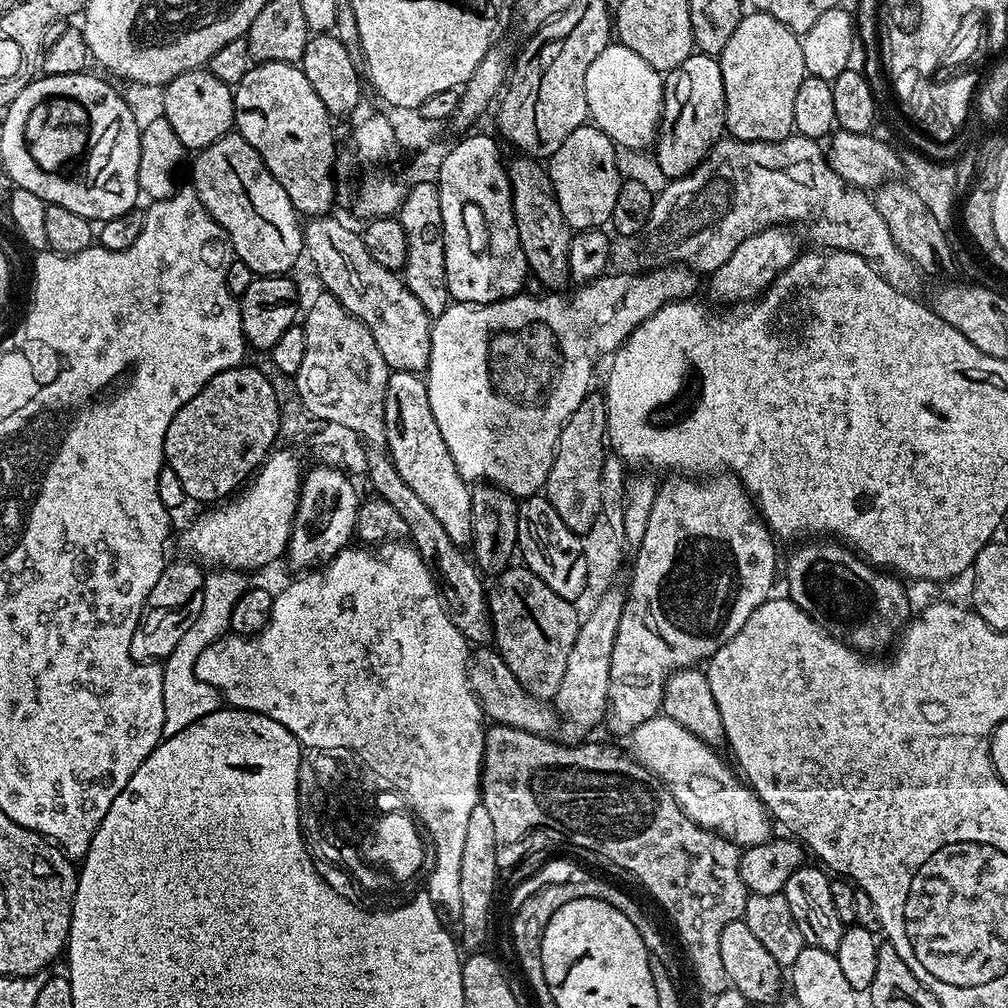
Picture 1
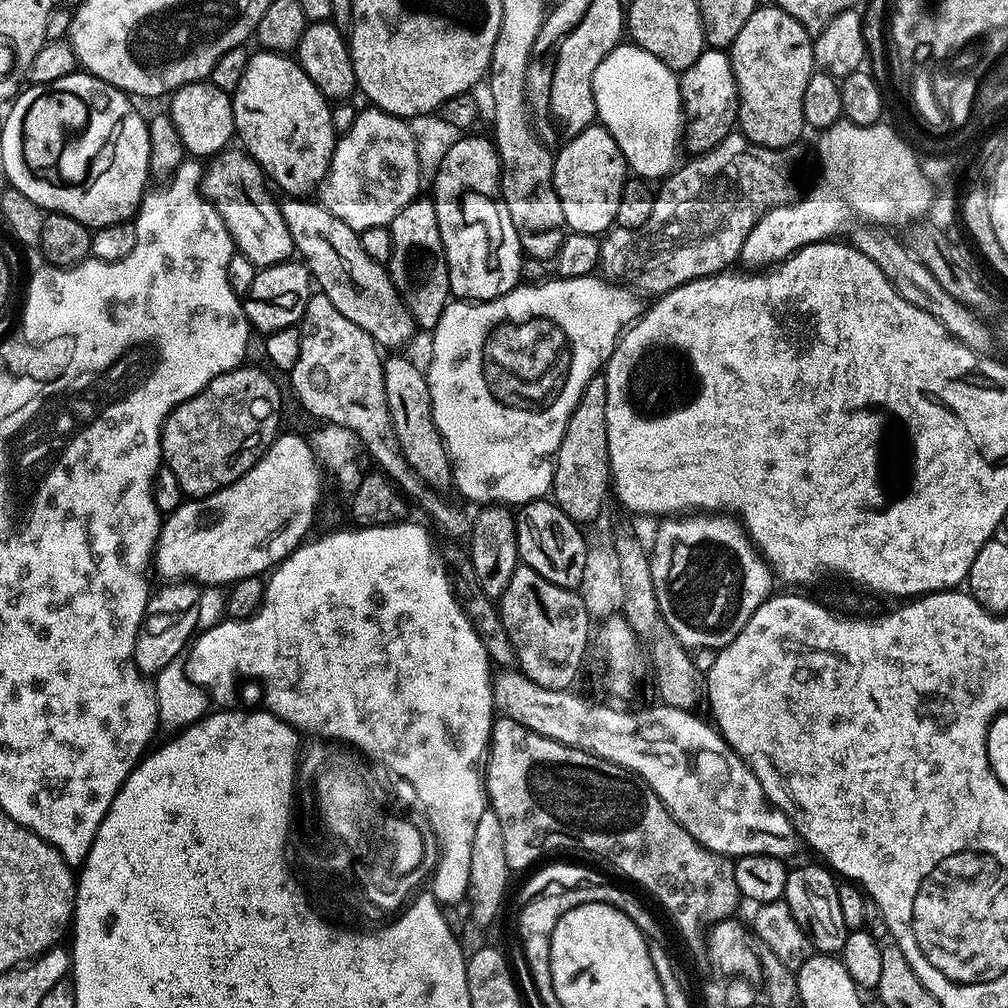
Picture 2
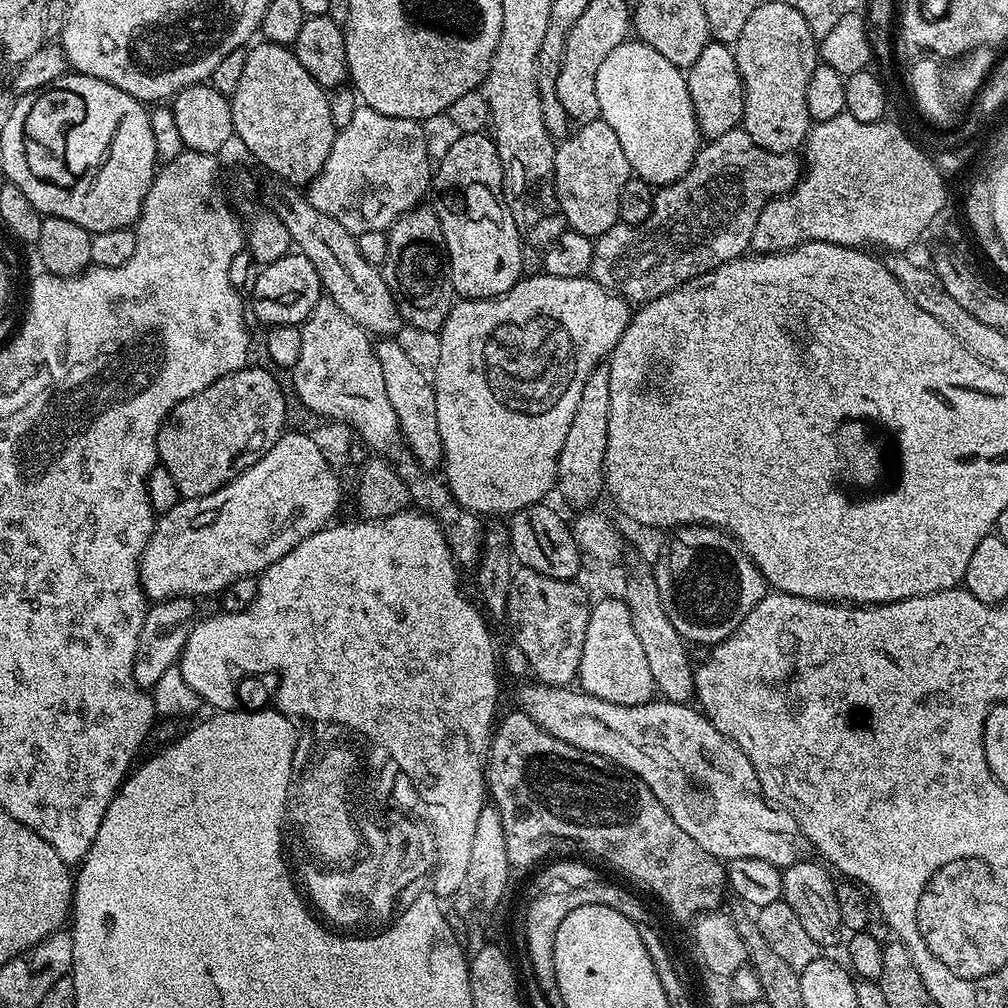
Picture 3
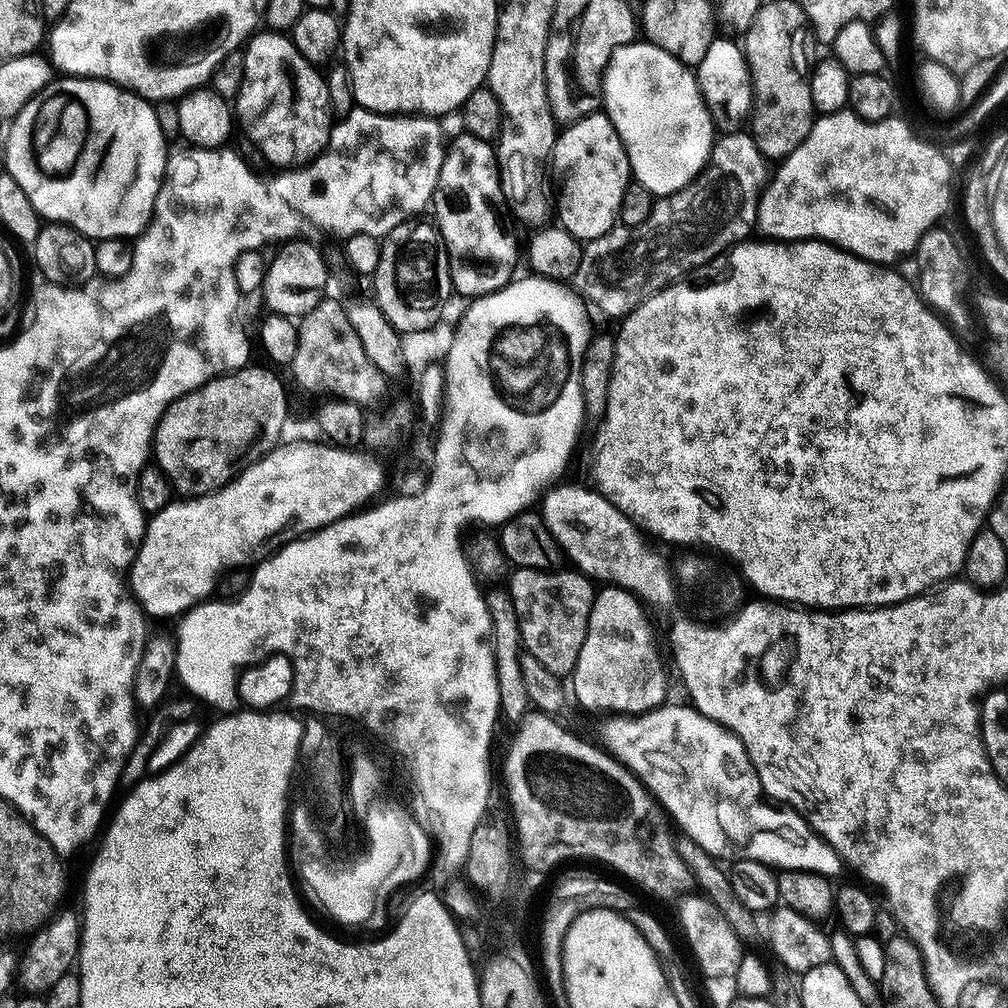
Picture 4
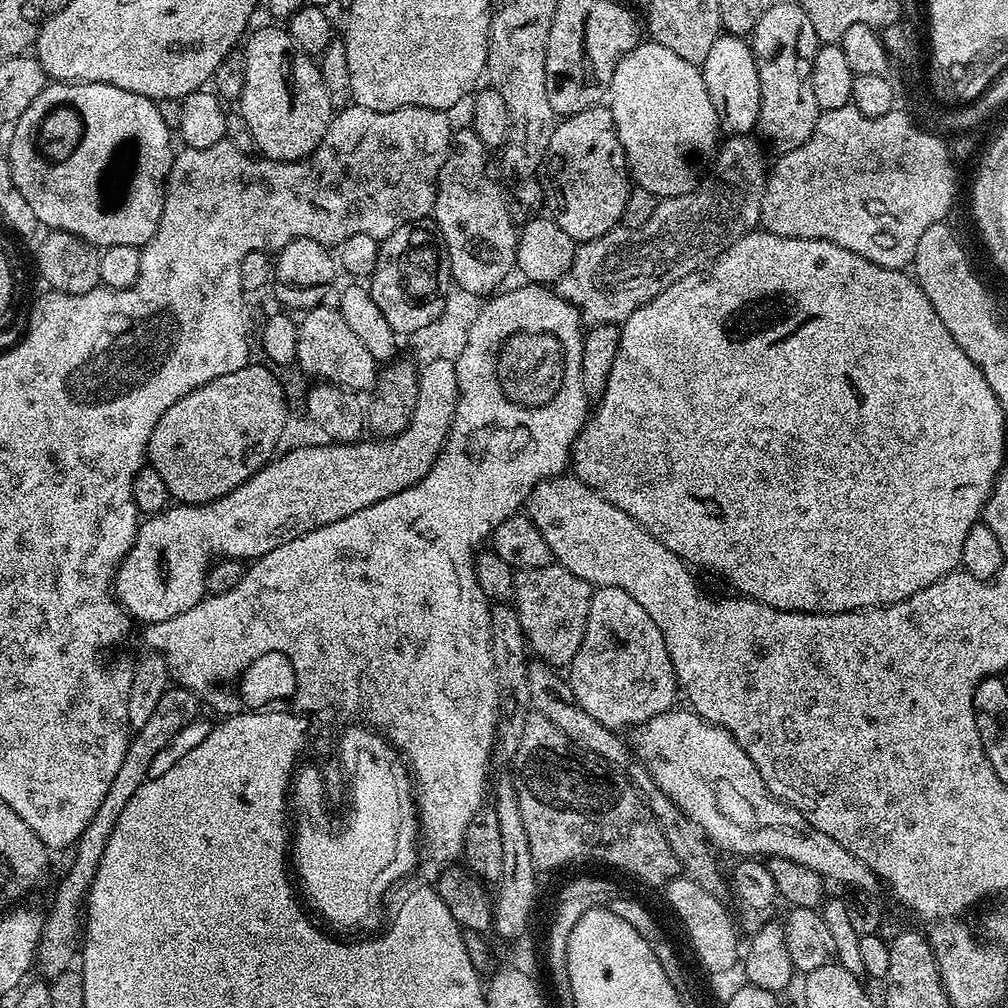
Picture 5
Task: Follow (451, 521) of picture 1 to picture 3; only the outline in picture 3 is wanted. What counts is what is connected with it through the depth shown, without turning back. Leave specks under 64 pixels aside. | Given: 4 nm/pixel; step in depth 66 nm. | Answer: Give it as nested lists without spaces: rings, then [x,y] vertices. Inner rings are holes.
[[[380,338],[375,341],[374,347],[378,362],[382,366],[382,379],[386,382],[386,395],[390,398],[390,406],[394,406],[394,414],[398,414],[400,433],[404,435],[404,442],[408,446],[410,455],[426,470],[439,469],[444,462],[444,443],[442,434],[438,430],[436,390],[429,373],[418,370],[418,366],[414,366],[414,362],[410,362],[406,350],[402,350],[399,339]]]

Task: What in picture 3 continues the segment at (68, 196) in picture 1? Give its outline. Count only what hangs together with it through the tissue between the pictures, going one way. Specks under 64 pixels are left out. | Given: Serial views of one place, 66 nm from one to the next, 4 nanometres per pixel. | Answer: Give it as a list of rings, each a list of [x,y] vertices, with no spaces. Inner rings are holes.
[[[130,94],[122,98],[122,104],[128,102],[128,118],[136,120],[136,134],[116,134],[118,140],[112,144],[112,158],[108,170],[104,176],[108,176],[108,190],[110,194],[104,194],[104,202],[82,202],[82,200],[68,200],[68,196],[52,186],[40,184],[34,180],[24,162],[16,164],[16,176],[11,181],[30,198],[30,202],[44,216],[57,216],[58,218],[70,218],[70,222],[78,222],[86,231],[101,232],[102,230],[118,230],[119,228],[130,228],[140,218],[140,212],[144,209],[144,199],[149,190],[152,189],[153,179],[158,171],[158,161],[154,150],[154,134],[150,134],[149,109],[141,101],[135,100]]]

